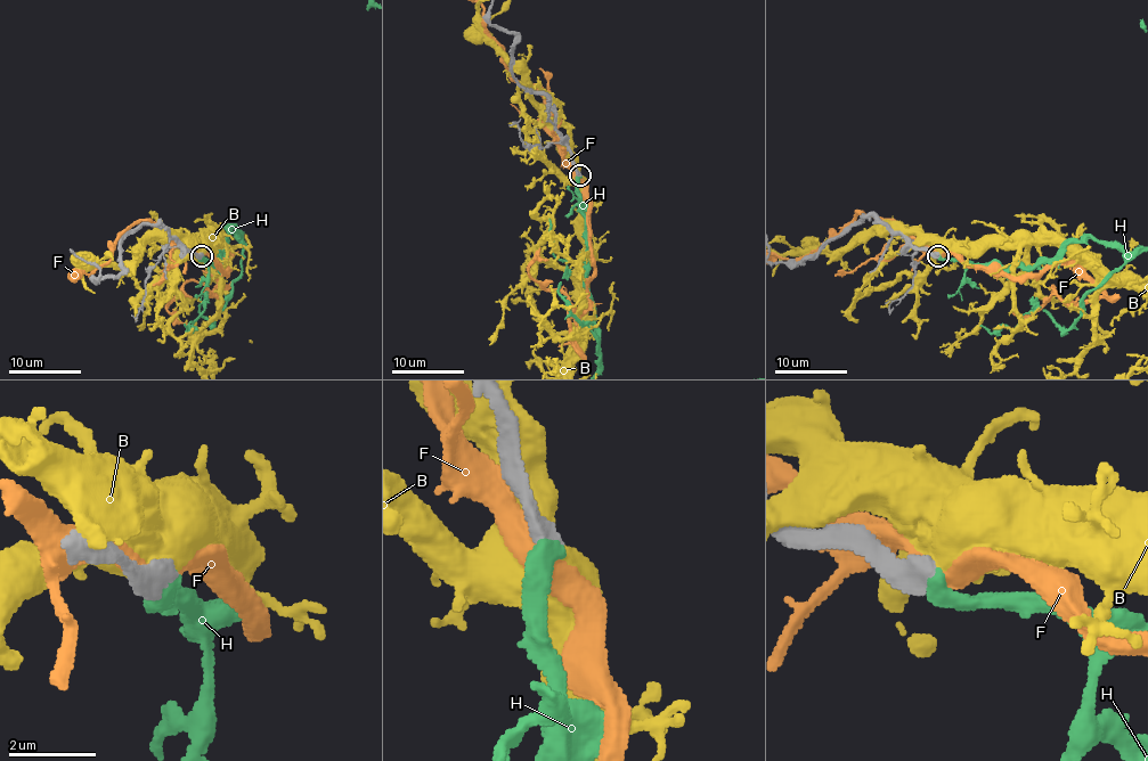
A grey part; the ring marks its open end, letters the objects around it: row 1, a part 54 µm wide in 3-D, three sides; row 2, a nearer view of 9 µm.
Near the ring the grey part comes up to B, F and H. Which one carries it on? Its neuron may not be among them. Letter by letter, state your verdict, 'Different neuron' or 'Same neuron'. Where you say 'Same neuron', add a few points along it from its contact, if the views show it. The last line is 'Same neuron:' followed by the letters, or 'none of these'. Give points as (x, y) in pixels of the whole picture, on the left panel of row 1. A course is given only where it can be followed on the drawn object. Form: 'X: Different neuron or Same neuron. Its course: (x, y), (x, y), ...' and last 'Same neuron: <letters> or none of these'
B: Different neuron
F: Different neuron
H: Same neuron
Same neuron: H

